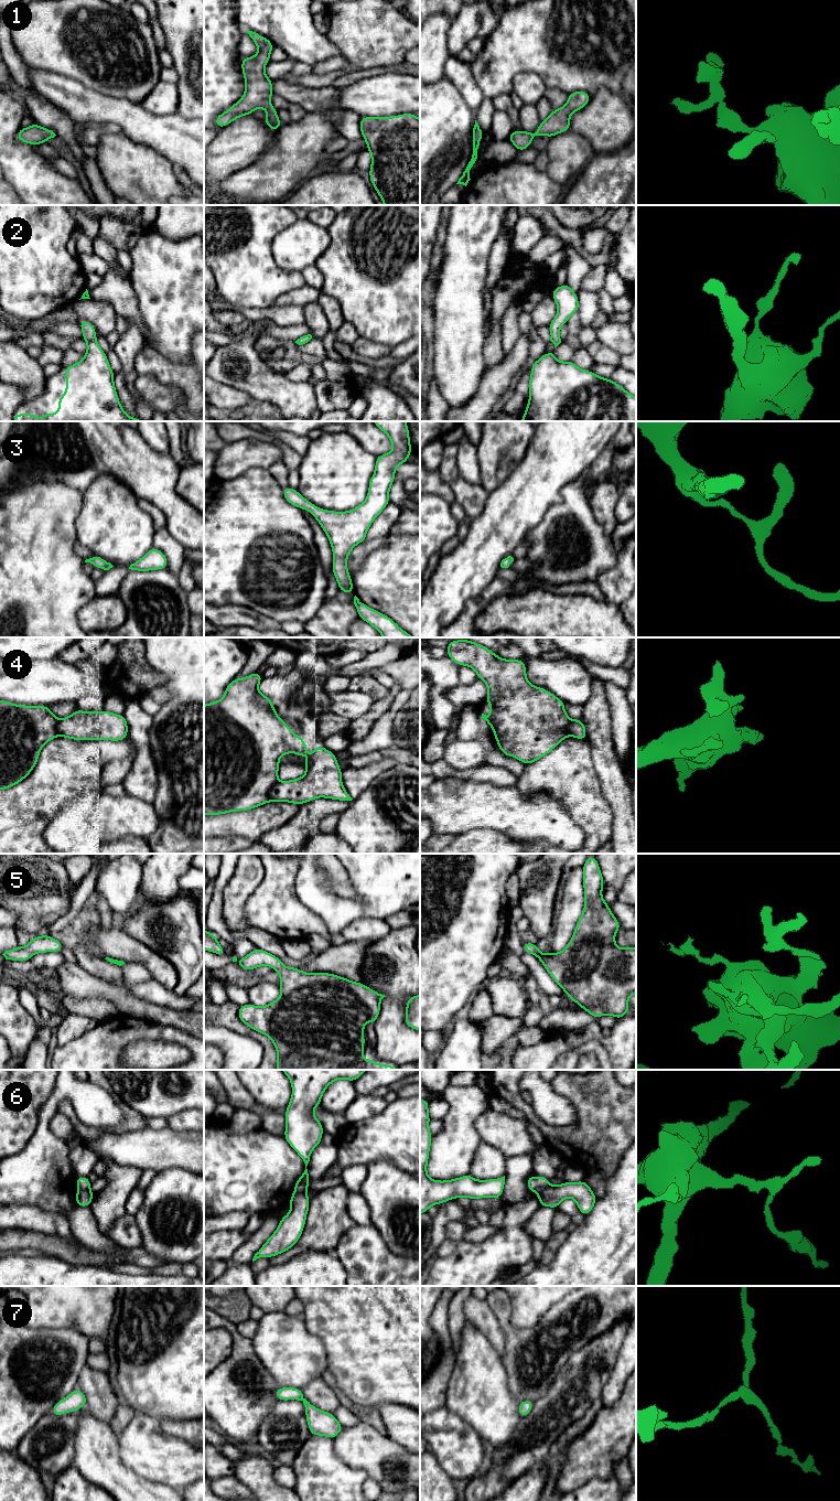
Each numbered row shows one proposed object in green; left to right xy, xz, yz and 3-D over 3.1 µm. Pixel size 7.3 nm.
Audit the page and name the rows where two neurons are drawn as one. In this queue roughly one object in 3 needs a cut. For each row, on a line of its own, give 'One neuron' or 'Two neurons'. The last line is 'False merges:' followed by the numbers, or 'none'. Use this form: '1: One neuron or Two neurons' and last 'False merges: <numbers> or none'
1: One neuron
2: One neuron
3: One neuron
4: One neuron
5: One neuron
6: Two neurons
7: One neuron
False merges: 6

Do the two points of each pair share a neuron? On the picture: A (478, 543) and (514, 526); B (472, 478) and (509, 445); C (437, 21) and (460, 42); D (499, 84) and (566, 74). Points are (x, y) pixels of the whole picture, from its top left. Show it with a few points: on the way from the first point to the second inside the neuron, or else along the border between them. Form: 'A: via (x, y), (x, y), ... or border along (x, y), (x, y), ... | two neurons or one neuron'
A: via (487, 542), (505, 526) | one neuron
B: border along (475, 447), (481, 484) | two neurons
C: border along (452, 20), (448, 32), (448, 50), (450, 55) | two neurons
D: via (514, 67), (517, 64), (549, 64) | one neuron

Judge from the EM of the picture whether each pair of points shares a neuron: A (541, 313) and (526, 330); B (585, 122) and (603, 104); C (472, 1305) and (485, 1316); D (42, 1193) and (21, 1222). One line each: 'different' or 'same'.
A: different
B: same
C: same
D: different

